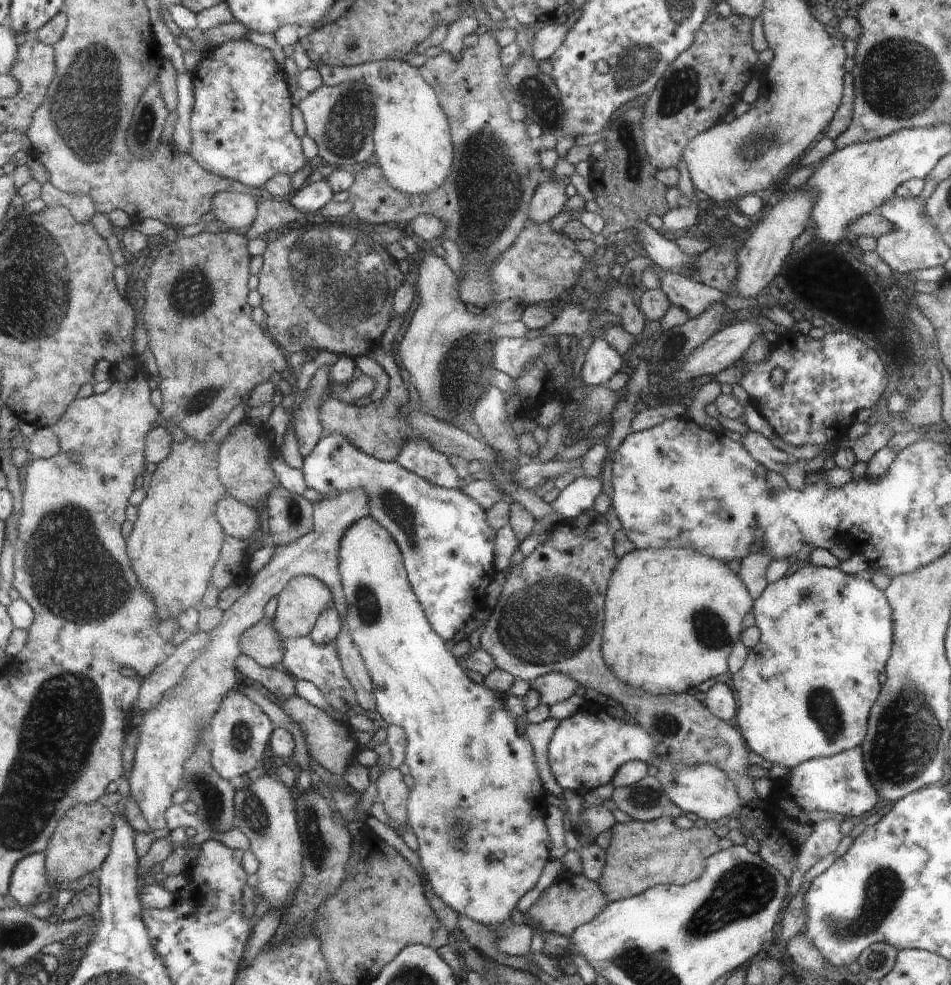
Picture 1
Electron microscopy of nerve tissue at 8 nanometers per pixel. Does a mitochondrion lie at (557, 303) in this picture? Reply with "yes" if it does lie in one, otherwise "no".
no

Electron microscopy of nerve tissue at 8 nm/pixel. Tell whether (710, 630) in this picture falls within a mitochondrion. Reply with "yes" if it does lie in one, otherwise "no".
yes

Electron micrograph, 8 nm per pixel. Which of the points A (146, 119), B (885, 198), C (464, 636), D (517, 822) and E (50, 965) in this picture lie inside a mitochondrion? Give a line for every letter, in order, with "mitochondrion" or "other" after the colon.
A: mitochondrion
B: other
C: other
D: other
E: other

